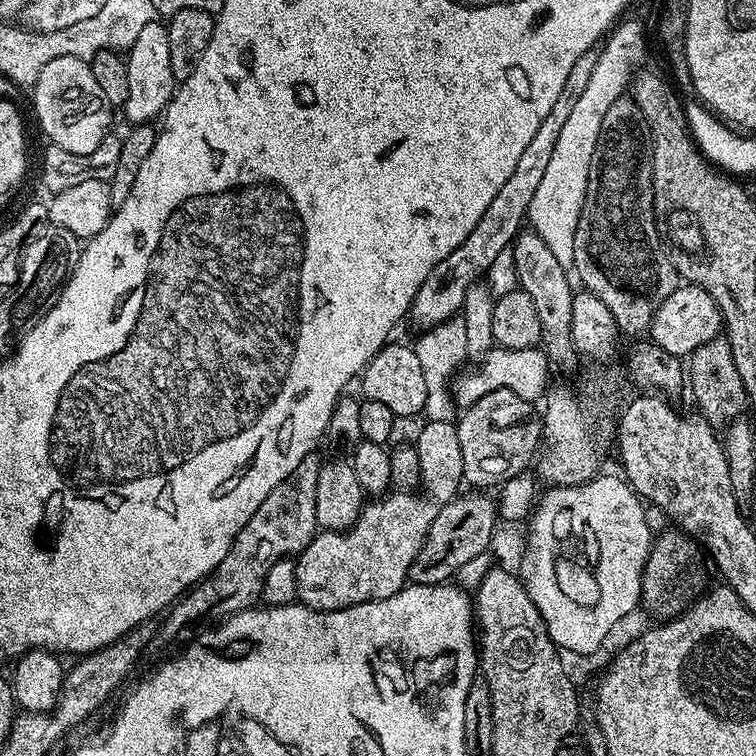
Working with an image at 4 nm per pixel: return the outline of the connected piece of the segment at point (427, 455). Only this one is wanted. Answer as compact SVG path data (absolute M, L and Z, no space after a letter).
M428 420L422 434L418 434L414 447L420 467L419 491L392 490L379 498L369 499L360 509L360 516L345 532L317 531L310 546L306 546L306 550L302 550L300 555L295 557L299 603L314 610L333 612L367 600L390 598L390 594L398 594L398 590L402 590L409 583L408 571L426 542L426 534L434 518L438 518L438 510L442 510L444 504L449 504L461 491L460 484L465 483L462 445L458 443L458 430L453 421Z

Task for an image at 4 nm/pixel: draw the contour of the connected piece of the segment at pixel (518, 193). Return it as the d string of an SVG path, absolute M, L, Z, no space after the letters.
M595 51L582 54L578 62L570 70L570 75L566 78L566 86L562 94L558 94L558 102L554 102L554 110L546 114L546 122L538 126L534 134L534 139L526 146L526 151L520 156L519 161L514 165L514 171L510 174L510 179L502 185L502 190L498 190L498 195L494 197L494 202L486 206L486 214L482 214L478 226L470 230L470 238L454 250L454 254L446 254L430 274L426 274L426 282L418 286L418 294L414 294L414 302L410 309L410 320L417 324L420 330L435 328L445 321L453 319L463 309L466 290L477 283L478 278L483 277L489 266L498 258L498 254L509 251L515 239L522 231L528 215L528 207L534 192L541 183L542 174L546 171L546 166L550 161L550 156L554 151L554 144L558 139L558 134L562 131L562 126L569 117L570 110L574 107L574 102L582 95L582 90L589 83L590 74L594 71L597 53Z

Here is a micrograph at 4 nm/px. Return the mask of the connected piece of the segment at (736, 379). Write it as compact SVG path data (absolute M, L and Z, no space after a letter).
M726 338L706 342L687 357L686 380L690 388L692 384L692 396L697 404L695 407L711 428L727 429L733 421L739 421L745 415L744 411L749 411L744 379L738 374L738 366L734 366L734 354Z

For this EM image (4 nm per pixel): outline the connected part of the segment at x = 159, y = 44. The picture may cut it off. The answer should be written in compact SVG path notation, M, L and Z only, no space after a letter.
M159 19L152 20L134 38L131 48L127 49L128 69L126 79L130 82L130 94L126 94L126 102L122 106L124 116L129 125L144 126L152 119L159 117L167 108L174 95L178 82L170 70L170 38L167 23Z

